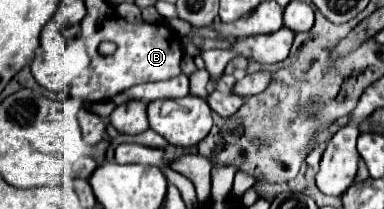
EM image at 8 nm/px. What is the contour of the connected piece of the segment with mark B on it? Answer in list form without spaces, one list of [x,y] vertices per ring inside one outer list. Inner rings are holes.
[[[110,16],[100,24],[98,32],[86,40],[86,50],[90,56],[90,66],[70,86],[70,94],[82,98],[84,102],[108,102],[112,96],[136,84],[170,80],[182,72],[180,62],[184,48],[168,24],[130,24],[120,16]],[[102,40],[116,42],[118,50],[112,56],[102,56],[98,52],[98,44]]]

